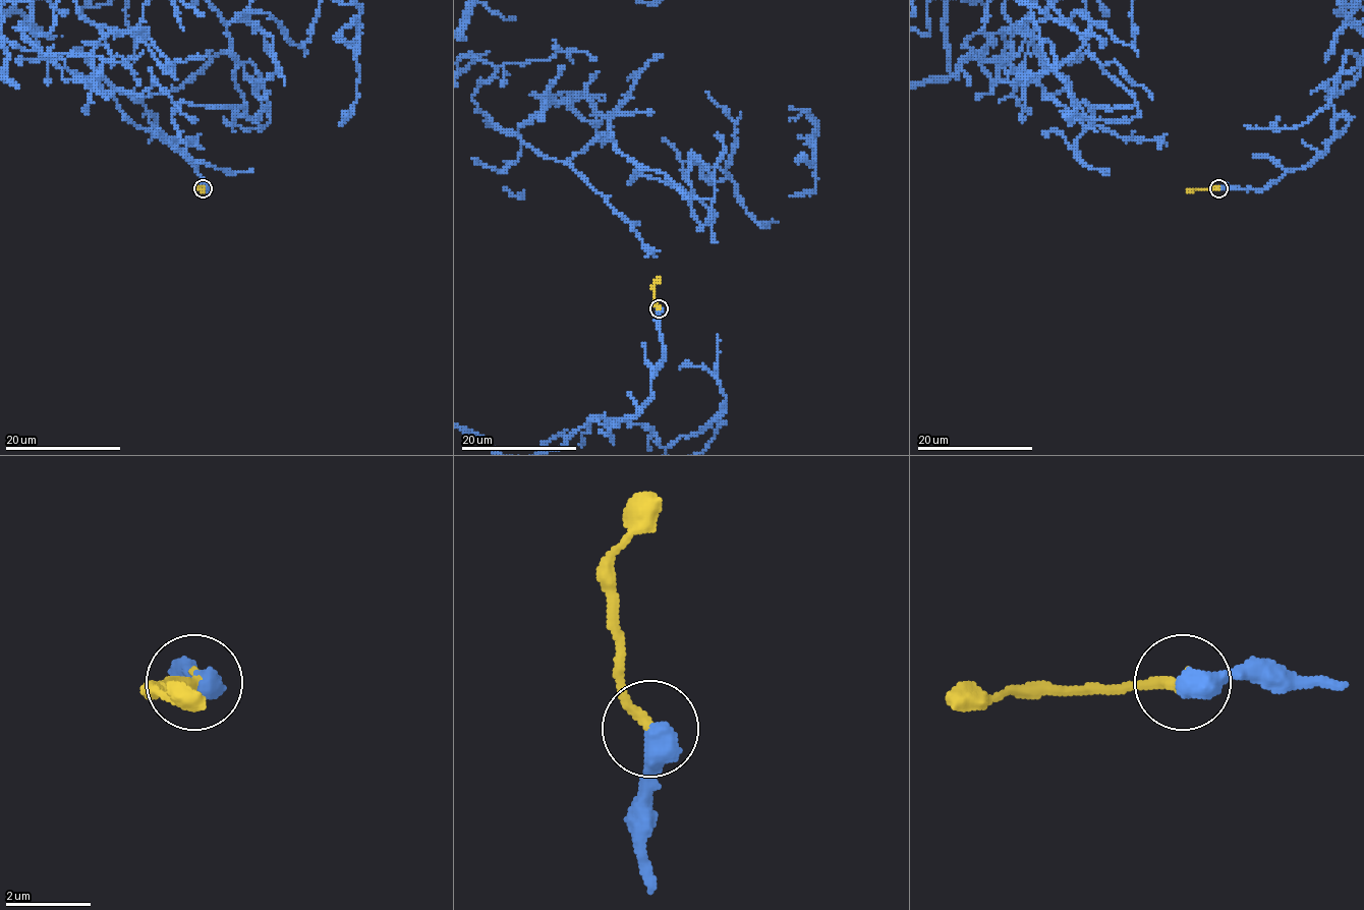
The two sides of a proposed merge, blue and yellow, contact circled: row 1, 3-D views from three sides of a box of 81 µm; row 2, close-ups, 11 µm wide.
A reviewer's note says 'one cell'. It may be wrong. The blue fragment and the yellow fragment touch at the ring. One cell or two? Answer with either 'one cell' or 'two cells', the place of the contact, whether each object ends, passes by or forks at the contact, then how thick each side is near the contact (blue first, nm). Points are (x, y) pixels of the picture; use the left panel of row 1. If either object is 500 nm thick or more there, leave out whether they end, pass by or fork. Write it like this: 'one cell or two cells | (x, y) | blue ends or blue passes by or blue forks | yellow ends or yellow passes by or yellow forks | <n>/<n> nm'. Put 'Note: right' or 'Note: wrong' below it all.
one cell | (203, 188) | 600/280 nm
Note: right

